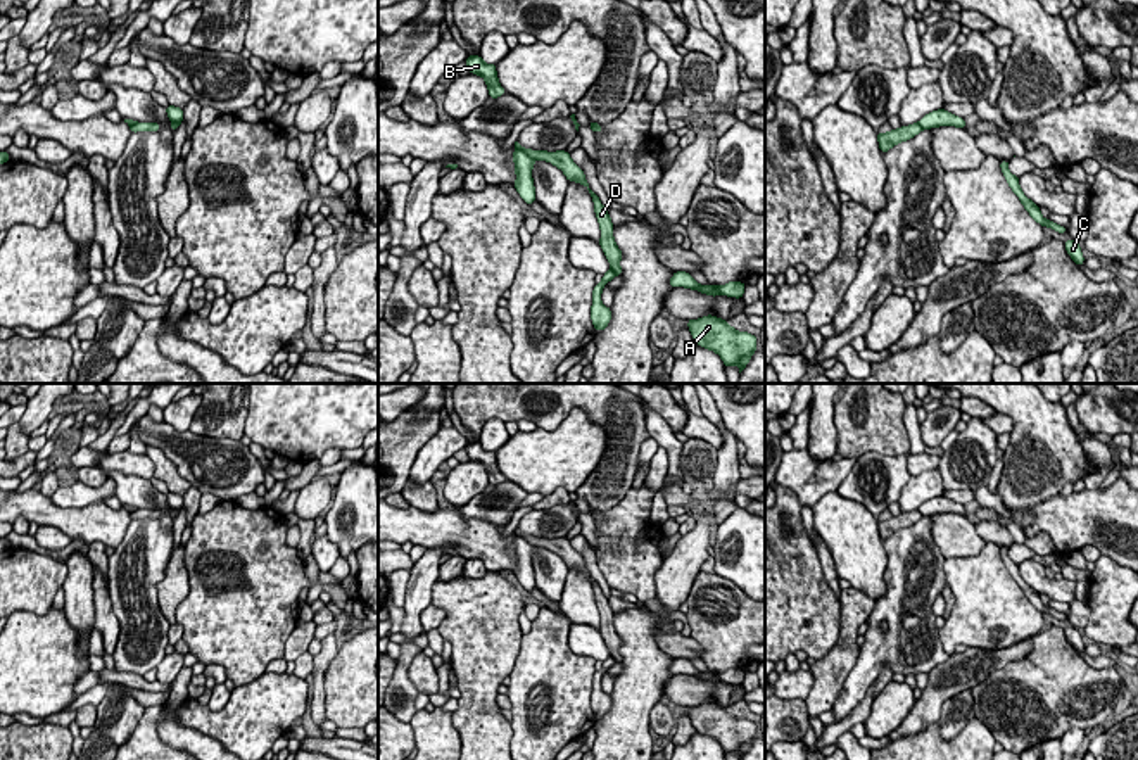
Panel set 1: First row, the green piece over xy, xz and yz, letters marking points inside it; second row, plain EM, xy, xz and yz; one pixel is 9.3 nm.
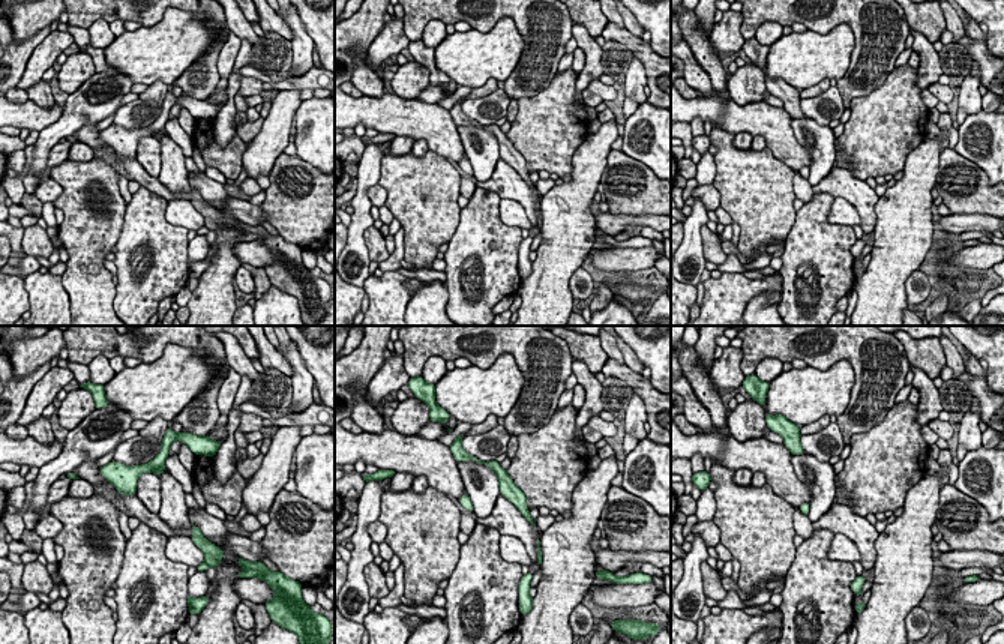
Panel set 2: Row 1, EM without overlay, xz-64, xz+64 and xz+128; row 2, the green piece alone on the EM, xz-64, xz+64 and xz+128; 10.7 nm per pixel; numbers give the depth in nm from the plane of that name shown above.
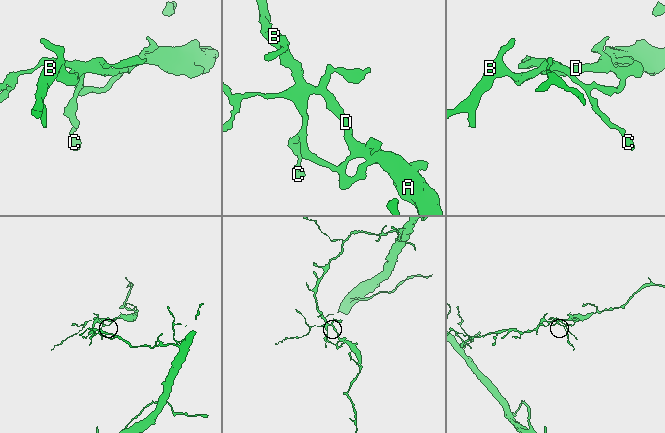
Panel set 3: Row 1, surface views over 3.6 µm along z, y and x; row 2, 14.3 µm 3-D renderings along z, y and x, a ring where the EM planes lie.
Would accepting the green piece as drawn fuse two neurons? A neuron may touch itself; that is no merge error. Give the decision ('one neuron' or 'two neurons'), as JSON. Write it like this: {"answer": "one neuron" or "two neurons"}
{"answer": "two neurons"}

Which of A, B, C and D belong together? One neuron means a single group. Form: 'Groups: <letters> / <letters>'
Groups: A B D / C

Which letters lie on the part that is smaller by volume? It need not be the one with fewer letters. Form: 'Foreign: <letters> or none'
Foreign: C

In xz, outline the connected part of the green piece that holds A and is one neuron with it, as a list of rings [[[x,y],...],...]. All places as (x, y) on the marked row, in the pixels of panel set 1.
[[[708,314],[699,320],[687,320],[687,326],[698,345],[717,352],[725,368],[736,364],[739,373],[756,351],[758,339],[729,326],[727,320]]]

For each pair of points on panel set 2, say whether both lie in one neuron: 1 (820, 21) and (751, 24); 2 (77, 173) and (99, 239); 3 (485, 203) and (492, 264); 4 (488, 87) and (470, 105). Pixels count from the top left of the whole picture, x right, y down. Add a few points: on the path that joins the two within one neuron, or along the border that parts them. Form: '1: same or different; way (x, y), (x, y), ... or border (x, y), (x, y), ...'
1: same; way (803, 15), (767, 15)
2: same; way (81, 189), (83, 207), (92, 216), (92, 222)
3: same; way (485, 218), (485, 249)
4: different; border (497, 87), (483, 96), (467, 98)

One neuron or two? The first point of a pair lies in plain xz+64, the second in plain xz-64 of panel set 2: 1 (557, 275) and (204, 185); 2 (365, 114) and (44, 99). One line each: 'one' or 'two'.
1: one
2: two

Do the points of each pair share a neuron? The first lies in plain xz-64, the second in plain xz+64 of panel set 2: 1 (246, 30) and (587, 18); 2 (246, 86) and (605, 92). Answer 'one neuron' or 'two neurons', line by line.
1: two neurons
2: one neuron

